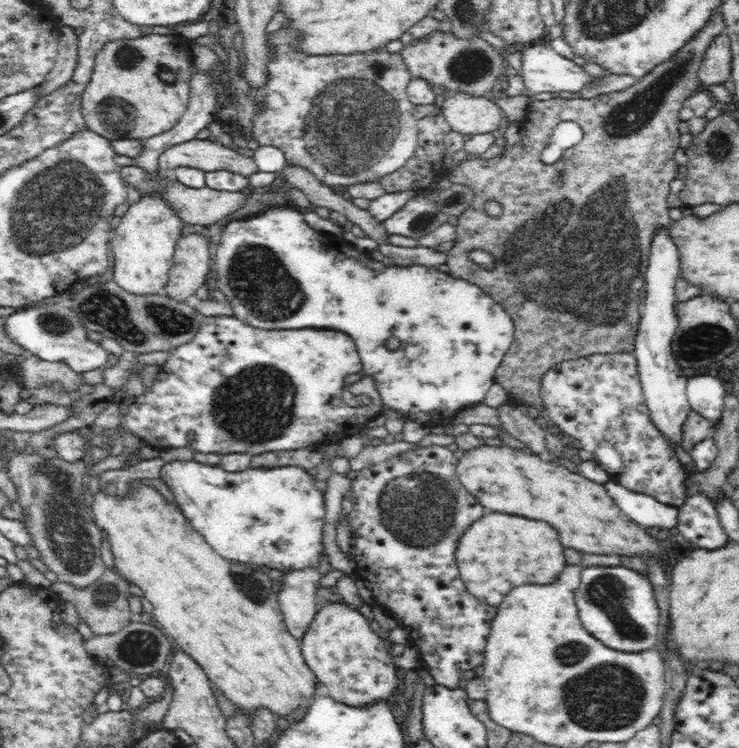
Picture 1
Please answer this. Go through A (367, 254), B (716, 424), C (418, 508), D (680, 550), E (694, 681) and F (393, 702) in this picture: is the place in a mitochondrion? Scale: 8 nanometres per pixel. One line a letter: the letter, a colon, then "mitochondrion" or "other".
A: other
B: other
C: mitochondrion
D: other
E: other
F: other

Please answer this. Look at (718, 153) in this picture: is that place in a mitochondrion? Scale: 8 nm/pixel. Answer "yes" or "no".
yes

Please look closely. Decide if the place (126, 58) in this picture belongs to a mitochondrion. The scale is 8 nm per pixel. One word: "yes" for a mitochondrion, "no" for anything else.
yes

